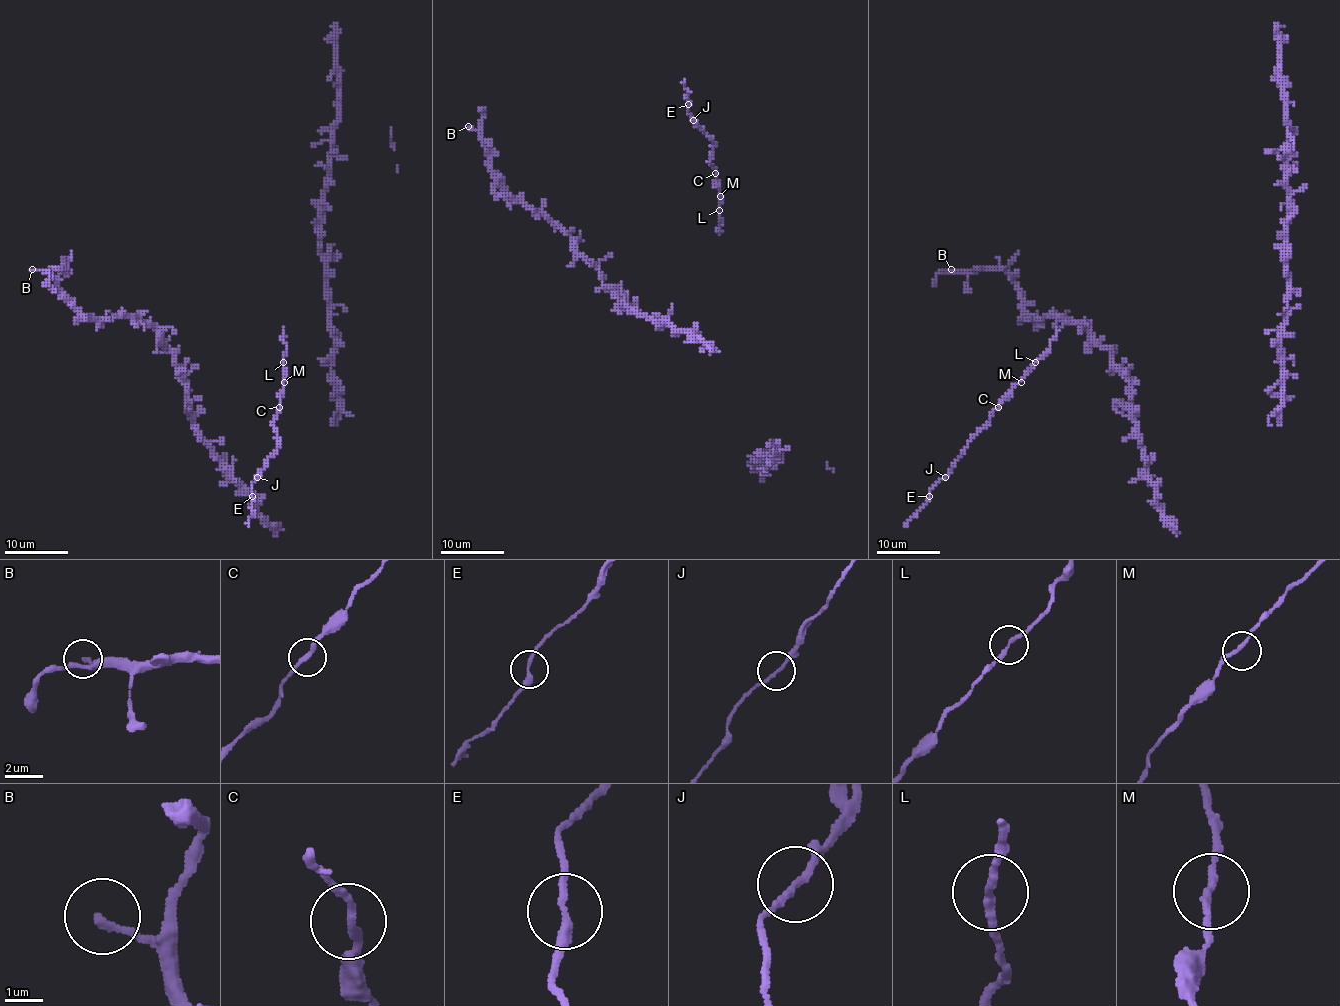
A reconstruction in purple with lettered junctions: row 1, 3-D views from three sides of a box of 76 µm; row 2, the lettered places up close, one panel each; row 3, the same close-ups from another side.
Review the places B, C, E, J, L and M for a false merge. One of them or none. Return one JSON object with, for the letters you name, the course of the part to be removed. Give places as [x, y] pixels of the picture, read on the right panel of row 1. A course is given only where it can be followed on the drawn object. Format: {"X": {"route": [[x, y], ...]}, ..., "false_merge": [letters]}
{"false_merge": []}

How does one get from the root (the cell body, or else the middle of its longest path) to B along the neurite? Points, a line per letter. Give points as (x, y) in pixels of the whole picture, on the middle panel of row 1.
B: (677, 332), (665, 321), (632, 311), (556, 224), (518, 199), (499, 196), (491, 151), (468, 126)

